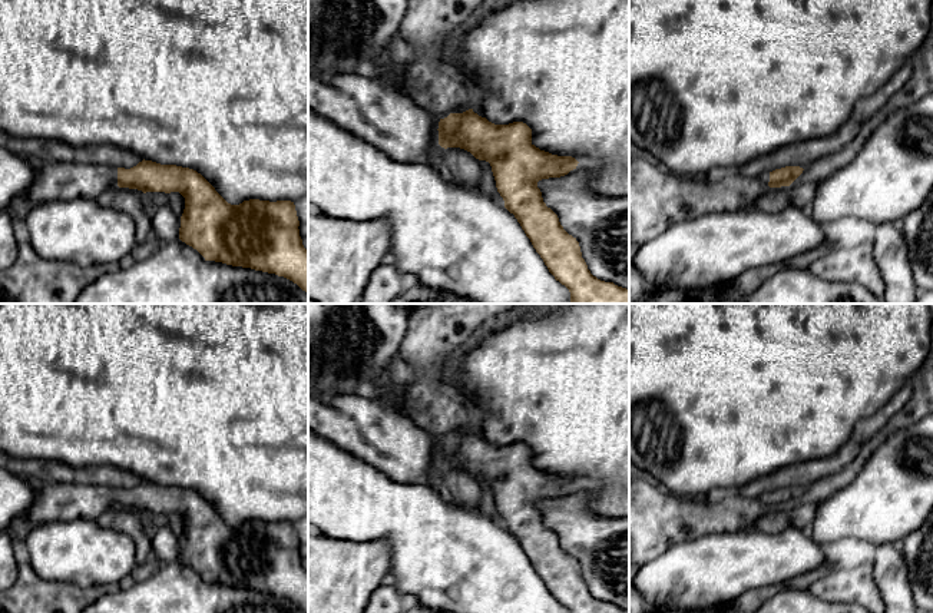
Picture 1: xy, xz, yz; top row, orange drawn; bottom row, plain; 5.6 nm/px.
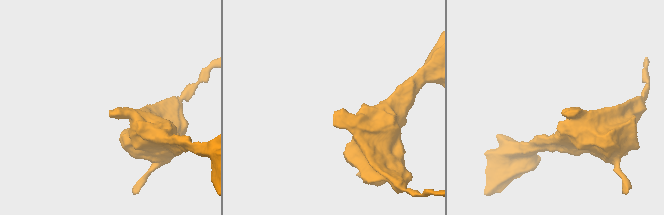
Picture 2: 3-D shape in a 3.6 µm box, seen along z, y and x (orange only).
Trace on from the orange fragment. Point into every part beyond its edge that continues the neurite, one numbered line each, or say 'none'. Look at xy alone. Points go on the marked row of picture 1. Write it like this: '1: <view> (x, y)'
1: xy (62, 181)

